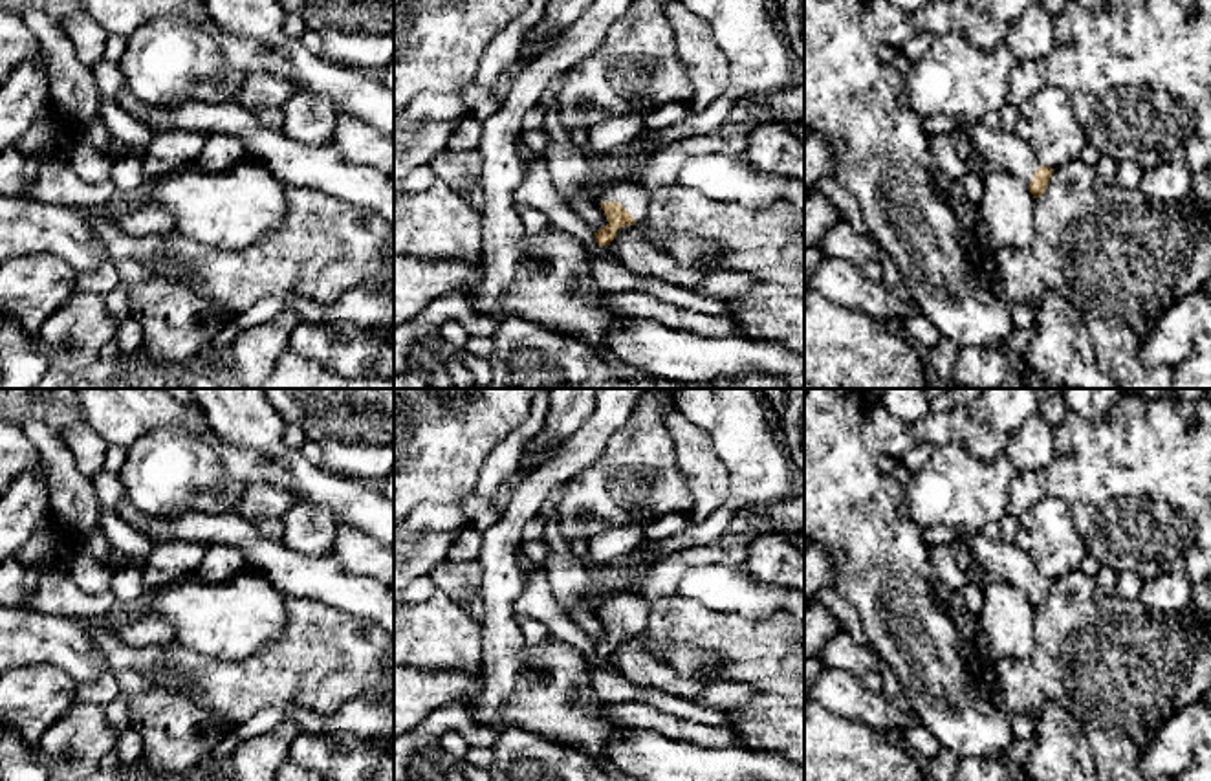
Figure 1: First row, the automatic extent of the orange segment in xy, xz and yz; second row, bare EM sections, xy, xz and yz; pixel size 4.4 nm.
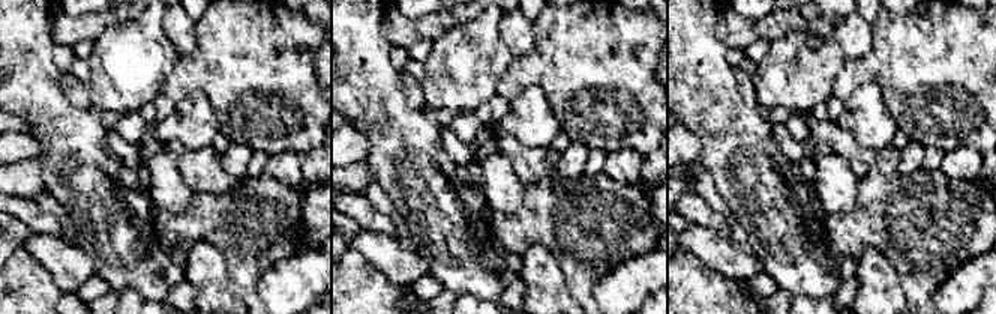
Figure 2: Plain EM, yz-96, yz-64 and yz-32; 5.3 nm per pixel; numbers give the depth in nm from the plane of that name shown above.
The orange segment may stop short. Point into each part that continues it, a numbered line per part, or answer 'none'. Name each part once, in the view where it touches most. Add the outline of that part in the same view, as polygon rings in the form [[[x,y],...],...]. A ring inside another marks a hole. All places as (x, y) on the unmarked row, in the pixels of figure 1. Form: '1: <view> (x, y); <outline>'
1: xz (629, 604); [[[625,587],[621,590],[616,590],[606,605],[603,607],[601,614],[605,612],[617,612],[621,614],[627,622],[632,623],[634,632],[639,632],[647,627],[649,623],[649,603],[647,600],[638,594],[636,590]]]

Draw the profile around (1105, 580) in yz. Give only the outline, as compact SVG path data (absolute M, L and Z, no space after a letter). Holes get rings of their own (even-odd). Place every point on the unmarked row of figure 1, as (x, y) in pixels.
M1101 566L1099 572L1094 576L1096 581L1096 598L1103 600L1107 596L1116 594L1118 590L1118 572L1108 568L1108 566Z

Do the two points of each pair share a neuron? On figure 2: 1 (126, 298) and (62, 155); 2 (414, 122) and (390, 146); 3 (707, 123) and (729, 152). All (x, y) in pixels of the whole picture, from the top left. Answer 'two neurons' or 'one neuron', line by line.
1: two neurons
2: one neuron
3: one neuron

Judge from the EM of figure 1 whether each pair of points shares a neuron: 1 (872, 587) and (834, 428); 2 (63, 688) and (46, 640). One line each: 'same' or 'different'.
1: same
2: different

